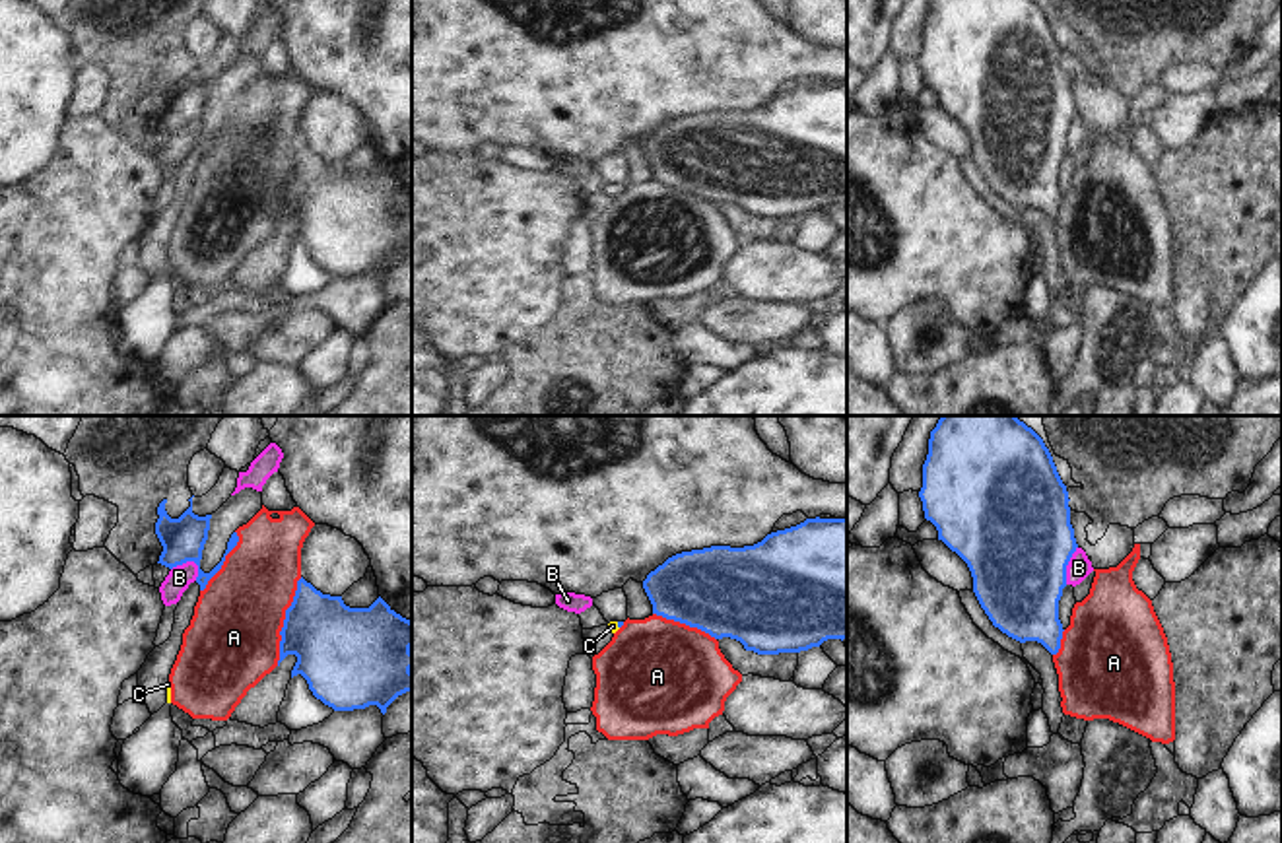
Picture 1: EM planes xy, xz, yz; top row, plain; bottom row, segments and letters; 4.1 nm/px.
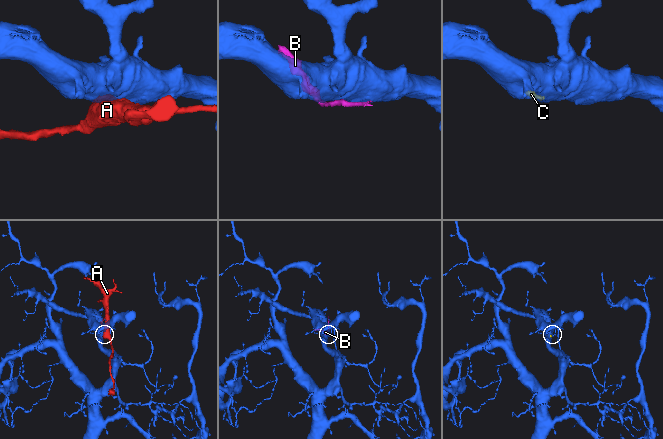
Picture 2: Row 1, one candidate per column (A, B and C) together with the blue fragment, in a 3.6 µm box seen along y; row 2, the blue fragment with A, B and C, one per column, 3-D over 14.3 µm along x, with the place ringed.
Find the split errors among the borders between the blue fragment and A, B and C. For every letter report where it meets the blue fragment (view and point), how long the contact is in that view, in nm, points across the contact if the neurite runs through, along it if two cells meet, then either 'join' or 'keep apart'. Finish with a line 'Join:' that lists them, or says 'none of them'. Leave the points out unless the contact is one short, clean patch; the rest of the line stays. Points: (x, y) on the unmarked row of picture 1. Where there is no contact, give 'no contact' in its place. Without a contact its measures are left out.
A: meets blue in xy at (284, 187); contact 380 nm long; keep apart
B: meets blue in xy at (189, 125); contact 120 nm long; keep apart
C: meets blue in xz at (618, 191); contact 30 nm long; runs through xz (620, 189), (618, 191), (612, 191); join
Join: C

